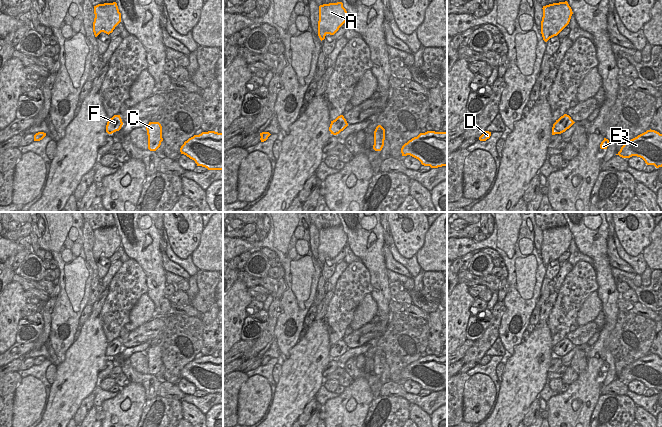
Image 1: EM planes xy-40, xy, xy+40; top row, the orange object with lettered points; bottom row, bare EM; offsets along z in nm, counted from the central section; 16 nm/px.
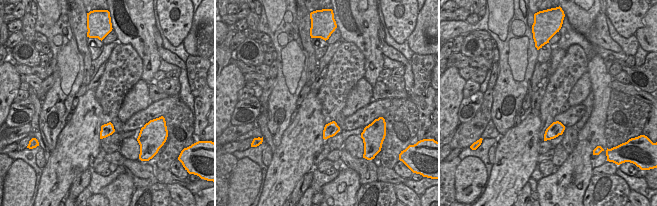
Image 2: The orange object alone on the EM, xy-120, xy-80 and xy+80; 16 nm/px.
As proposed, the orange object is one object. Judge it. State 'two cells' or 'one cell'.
two cells

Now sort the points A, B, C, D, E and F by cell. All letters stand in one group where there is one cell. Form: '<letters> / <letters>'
A B C E / D F

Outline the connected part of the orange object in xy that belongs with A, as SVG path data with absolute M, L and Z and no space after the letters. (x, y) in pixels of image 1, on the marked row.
M342 2L319 6L318 36L324 40L327 34L334 35L347 21L347 11Z

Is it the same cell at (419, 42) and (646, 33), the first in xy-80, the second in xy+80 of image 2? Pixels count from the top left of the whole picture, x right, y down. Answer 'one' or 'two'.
one

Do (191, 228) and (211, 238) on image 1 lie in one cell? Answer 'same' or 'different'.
different

